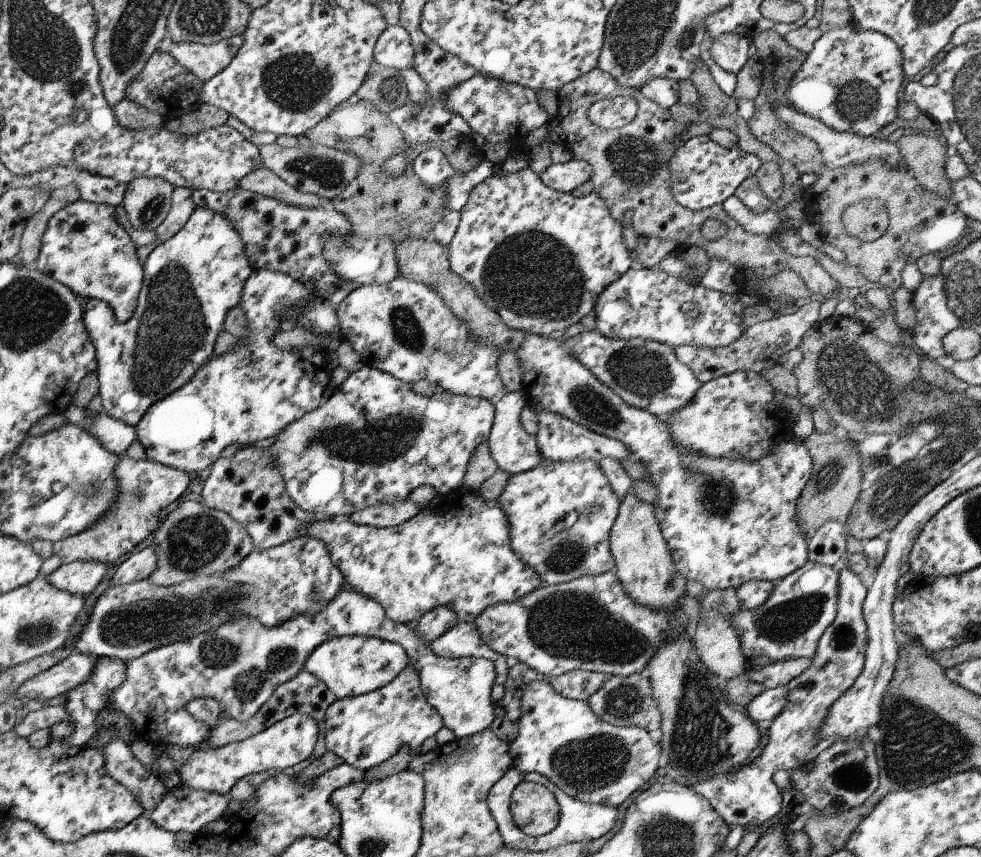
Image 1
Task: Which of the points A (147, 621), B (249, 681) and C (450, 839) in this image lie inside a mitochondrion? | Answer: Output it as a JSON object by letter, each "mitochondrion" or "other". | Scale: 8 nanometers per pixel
{"A":"mitochondrion","B":"mitochondrion","C":"mitochondrion"}

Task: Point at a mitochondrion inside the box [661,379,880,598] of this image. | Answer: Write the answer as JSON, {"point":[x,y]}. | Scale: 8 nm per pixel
{"point":[717,496]}

